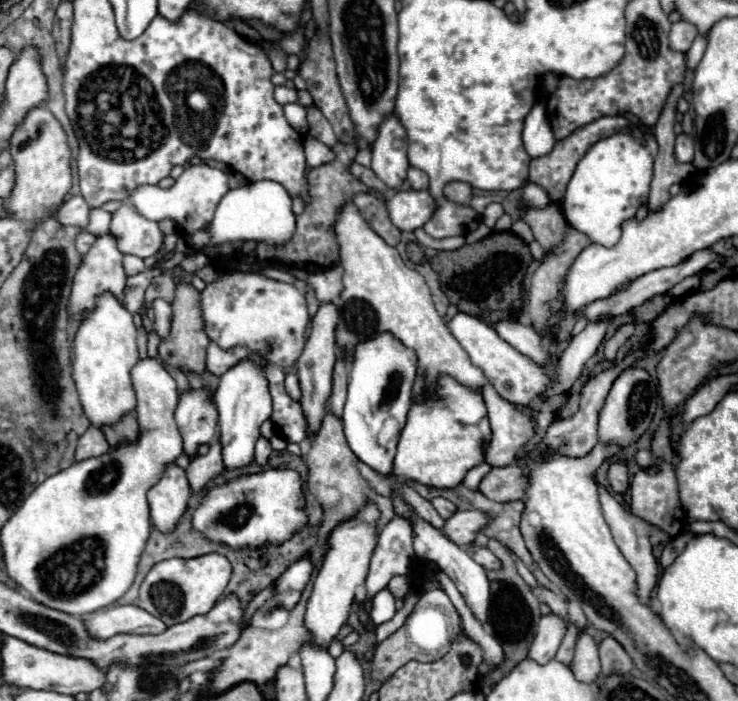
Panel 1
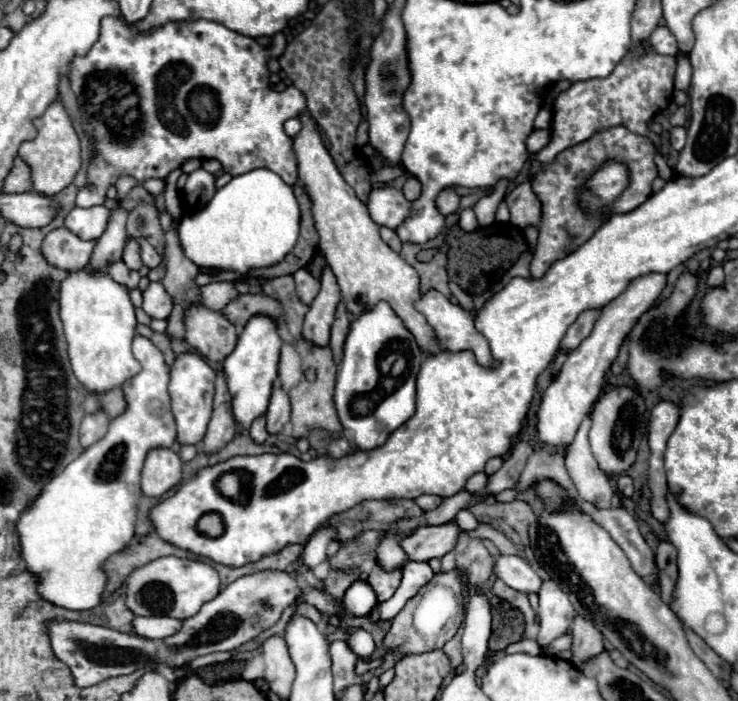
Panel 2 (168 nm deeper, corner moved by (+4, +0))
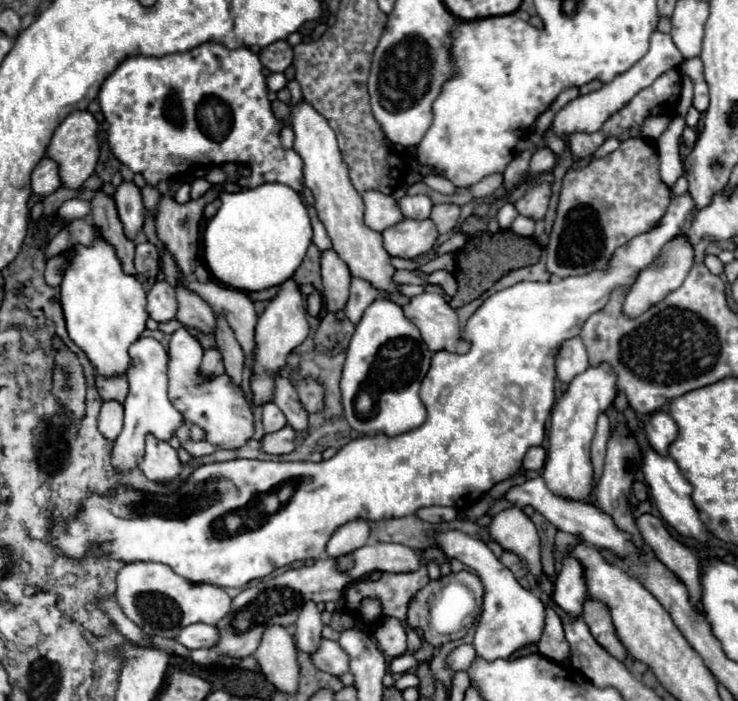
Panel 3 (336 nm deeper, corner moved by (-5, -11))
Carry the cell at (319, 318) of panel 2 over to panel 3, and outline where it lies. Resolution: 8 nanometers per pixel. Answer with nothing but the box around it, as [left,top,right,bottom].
[321,249,351,313]

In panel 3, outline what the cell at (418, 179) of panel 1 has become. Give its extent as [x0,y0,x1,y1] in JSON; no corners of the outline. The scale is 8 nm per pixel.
[397,195,431,219]

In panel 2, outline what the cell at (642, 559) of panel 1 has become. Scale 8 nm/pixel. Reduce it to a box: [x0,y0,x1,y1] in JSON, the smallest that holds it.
[566,416,614,508]

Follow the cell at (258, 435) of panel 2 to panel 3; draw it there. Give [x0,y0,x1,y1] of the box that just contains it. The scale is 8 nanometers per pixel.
[263,403,287,435]

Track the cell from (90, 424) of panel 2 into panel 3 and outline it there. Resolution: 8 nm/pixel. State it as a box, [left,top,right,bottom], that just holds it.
[97,403,123,441]

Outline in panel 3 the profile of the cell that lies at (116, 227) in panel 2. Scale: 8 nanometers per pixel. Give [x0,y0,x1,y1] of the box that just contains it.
[115,183,145,239]

